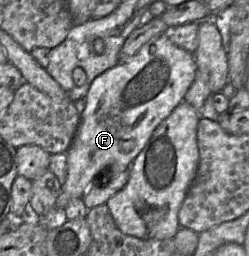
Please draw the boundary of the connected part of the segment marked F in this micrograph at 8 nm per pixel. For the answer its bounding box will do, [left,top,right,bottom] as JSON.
[27,33,197,230]

